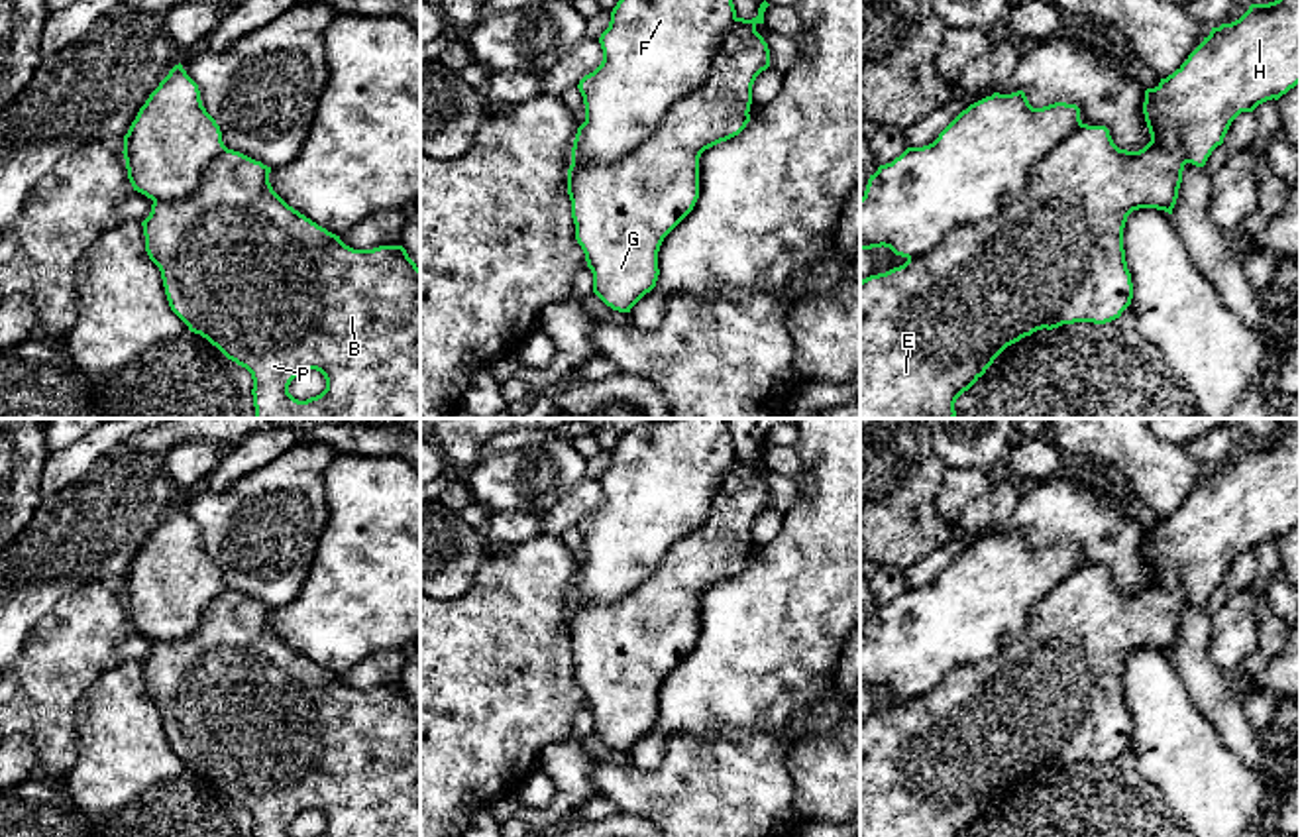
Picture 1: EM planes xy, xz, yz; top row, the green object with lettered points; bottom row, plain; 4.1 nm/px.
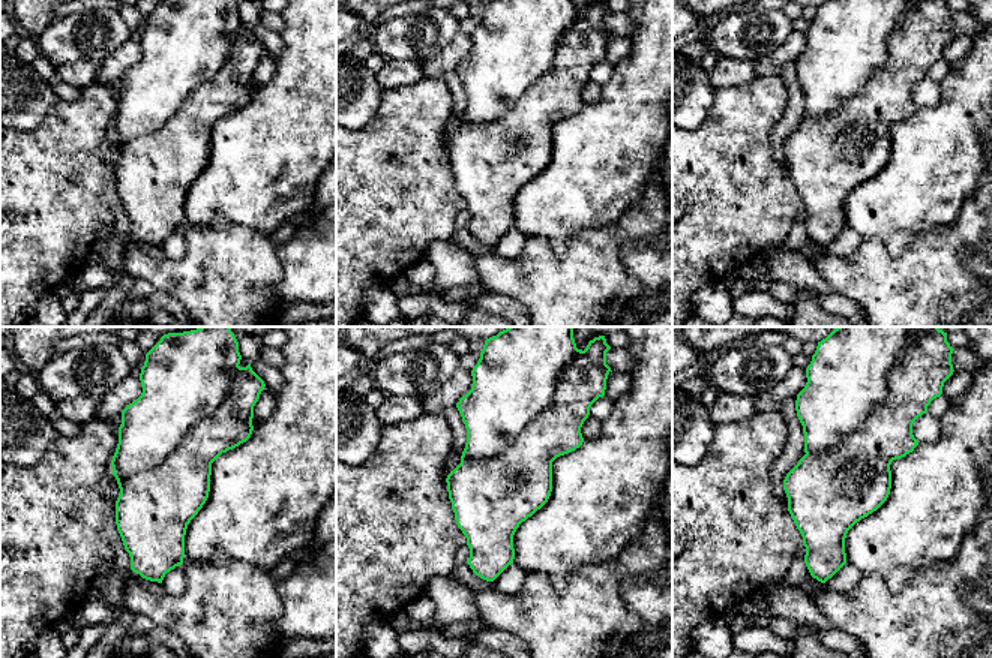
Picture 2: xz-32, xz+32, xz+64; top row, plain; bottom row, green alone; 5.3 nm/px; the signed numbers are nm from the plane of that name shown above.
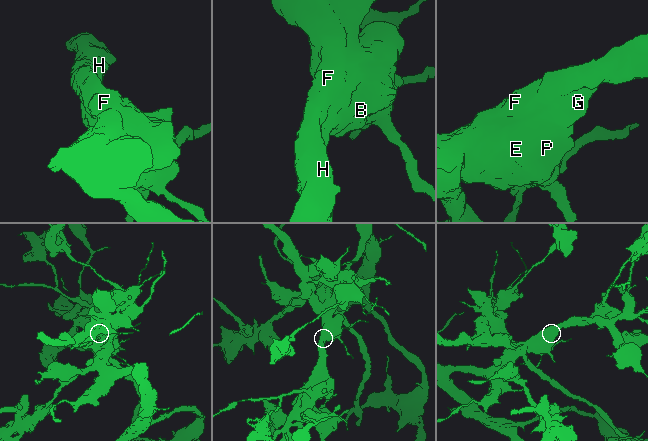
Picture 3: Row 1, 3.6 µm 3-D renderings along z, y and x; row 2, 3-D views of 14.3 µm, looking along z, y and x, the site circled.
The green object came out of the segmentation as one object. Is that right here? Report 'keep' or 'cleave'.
cleave

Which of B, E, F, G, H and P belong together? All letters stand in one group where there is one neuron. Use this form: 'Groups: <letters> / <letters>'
Groups: B E G H P / F

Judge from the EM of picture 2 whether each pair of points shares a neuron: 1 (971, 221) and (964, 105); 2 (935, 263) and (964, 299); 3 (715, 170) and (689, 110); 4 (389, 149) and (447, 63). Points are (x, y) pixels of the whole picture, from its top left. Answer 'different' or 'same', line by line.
1: different
2: same
3: different
4: different

